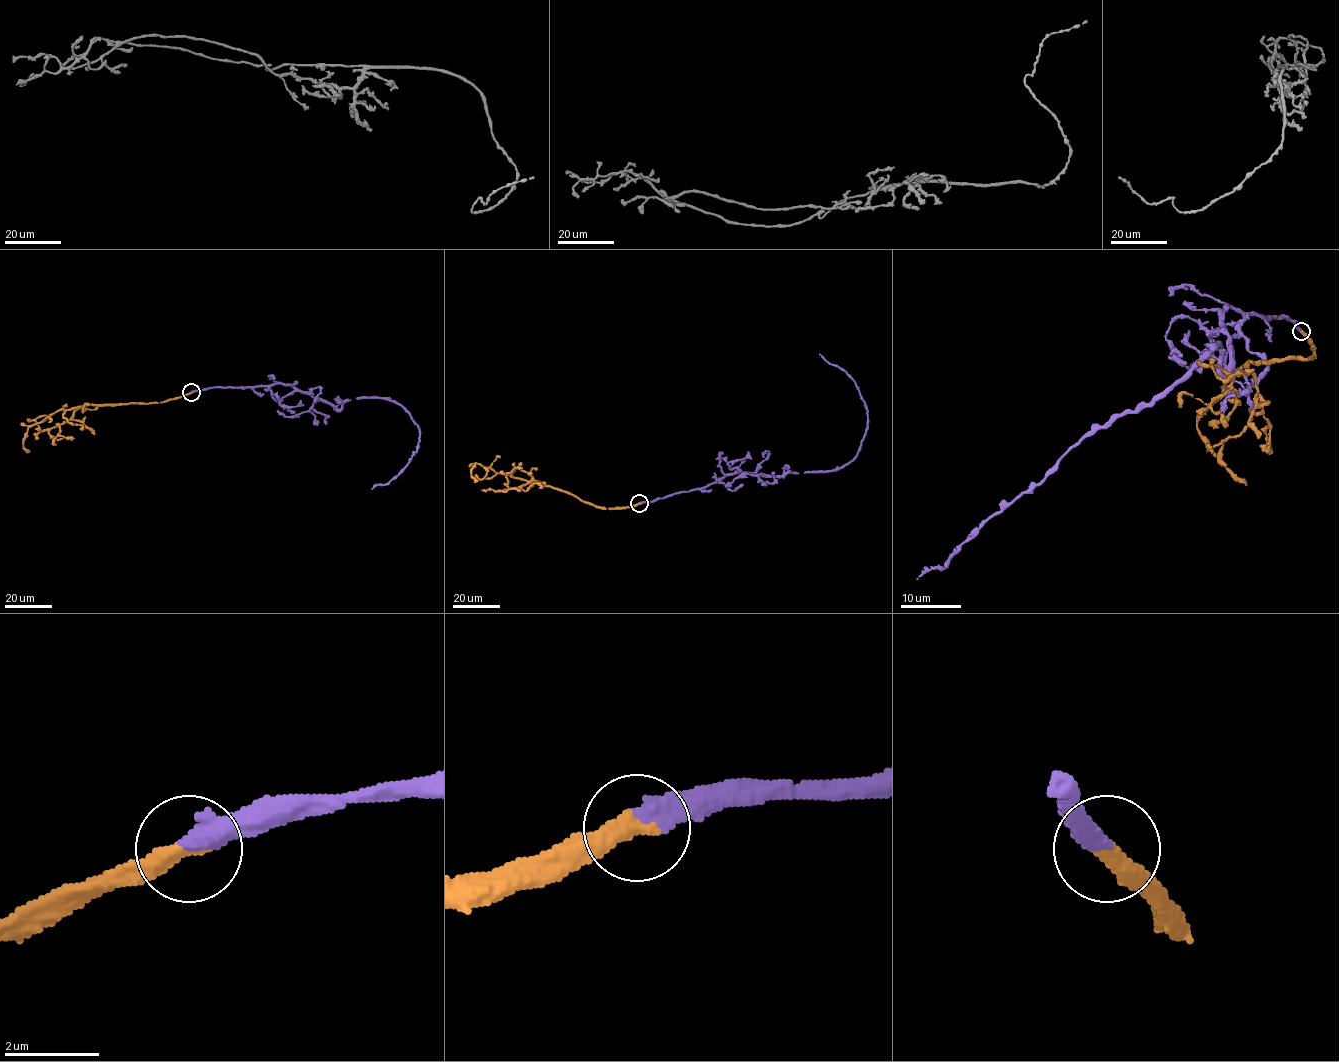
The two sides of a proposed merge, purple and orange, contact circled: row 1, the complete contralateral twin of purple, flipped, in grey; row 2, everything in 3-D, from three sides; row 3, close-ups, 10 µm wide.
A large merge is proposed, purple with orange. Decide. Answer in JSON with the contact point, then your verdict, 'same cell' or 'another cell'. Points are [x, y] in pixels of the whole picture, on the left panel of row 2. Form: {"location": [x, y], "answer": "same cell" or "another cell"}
{"location": [191, 392], "answer": "same cell"}

